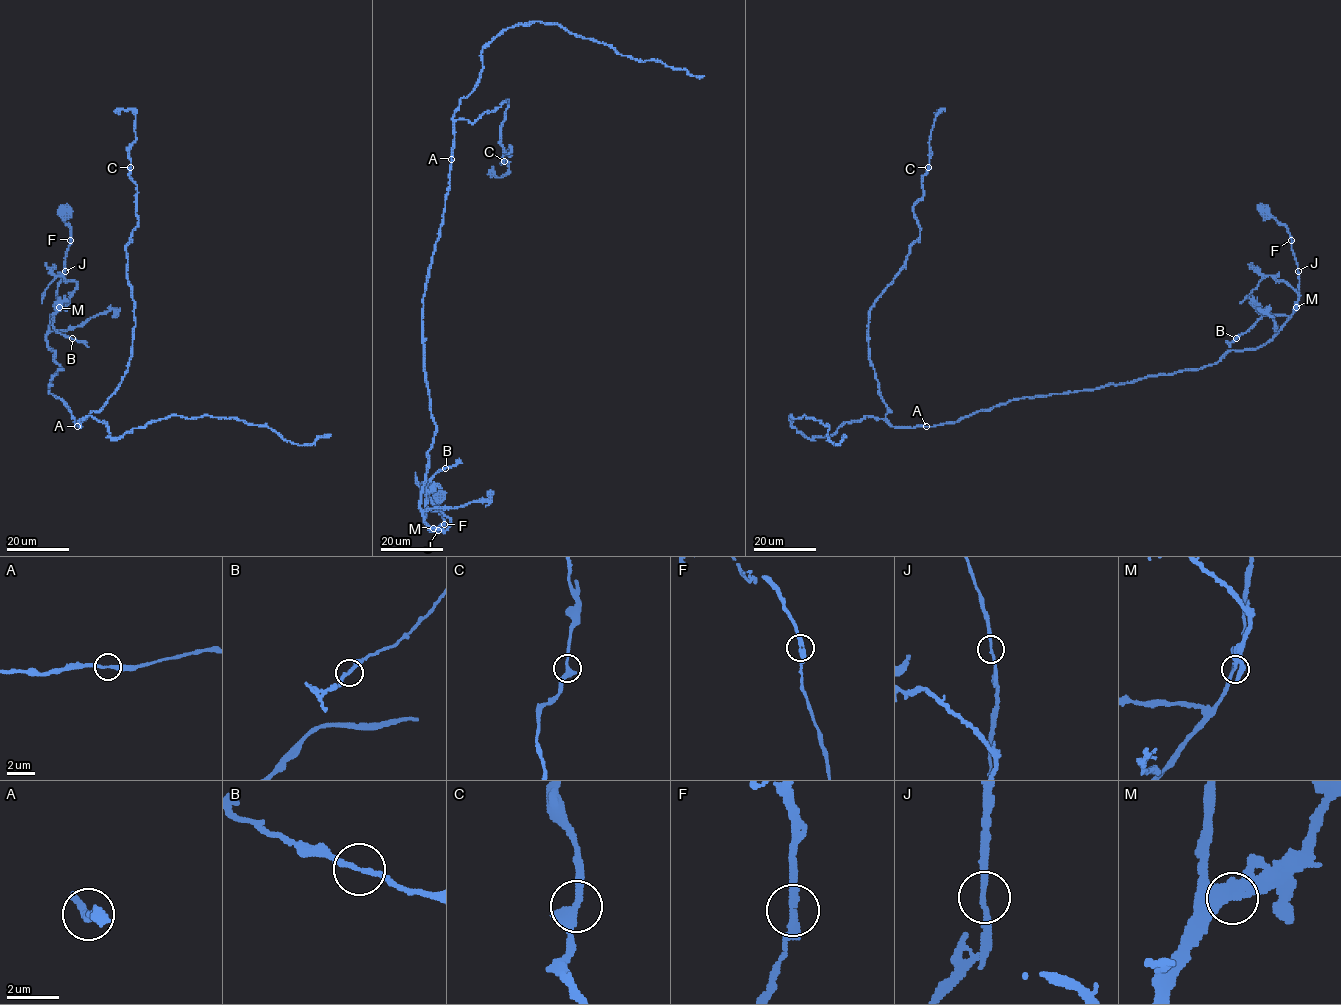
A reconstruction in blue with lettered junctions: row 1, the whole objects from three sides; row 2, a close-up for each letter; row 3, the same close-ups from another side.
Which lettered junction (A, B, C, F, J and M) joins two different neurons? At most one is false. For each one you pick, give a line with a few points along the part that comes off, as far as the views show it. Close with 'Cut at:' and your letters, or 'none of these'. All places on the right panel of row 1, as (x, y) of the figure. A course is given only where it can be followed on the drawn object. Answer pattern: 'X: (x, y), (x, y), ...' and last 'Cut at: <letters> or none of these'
Cut at: none of these

